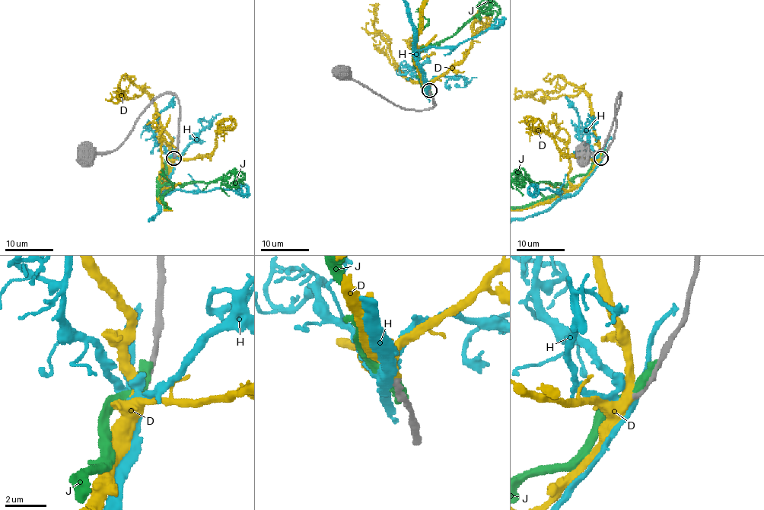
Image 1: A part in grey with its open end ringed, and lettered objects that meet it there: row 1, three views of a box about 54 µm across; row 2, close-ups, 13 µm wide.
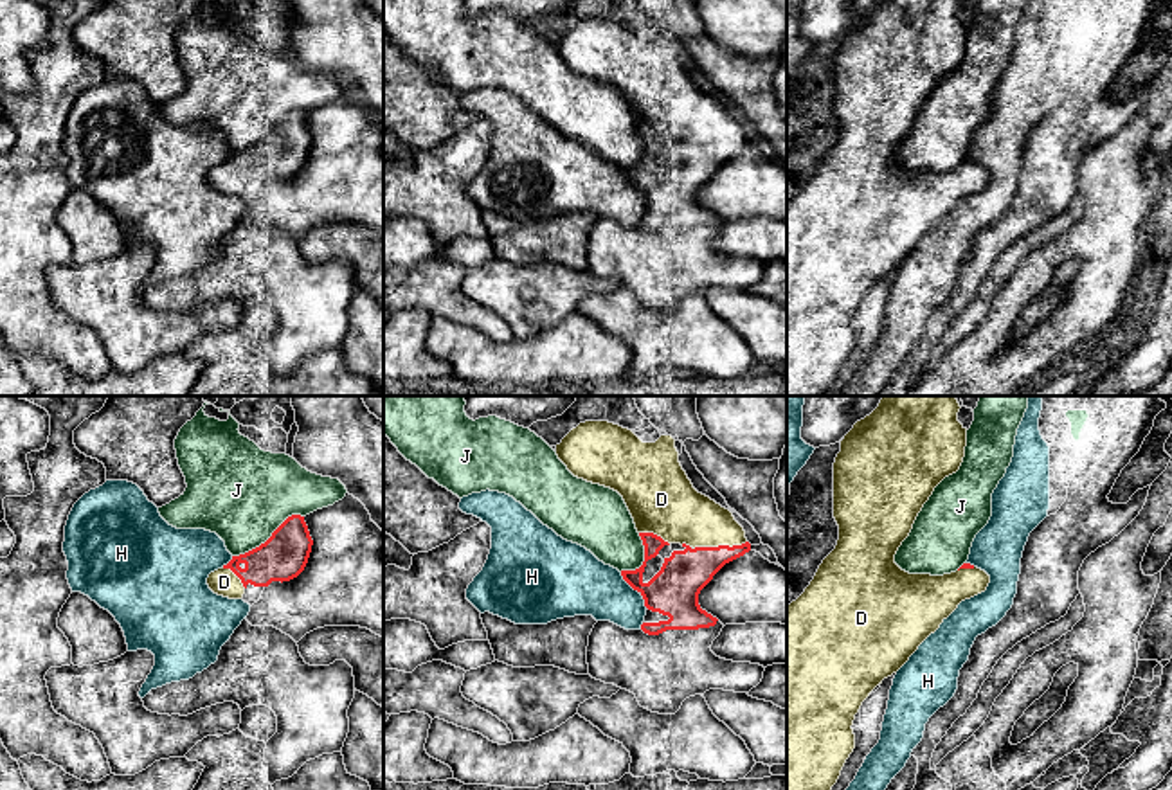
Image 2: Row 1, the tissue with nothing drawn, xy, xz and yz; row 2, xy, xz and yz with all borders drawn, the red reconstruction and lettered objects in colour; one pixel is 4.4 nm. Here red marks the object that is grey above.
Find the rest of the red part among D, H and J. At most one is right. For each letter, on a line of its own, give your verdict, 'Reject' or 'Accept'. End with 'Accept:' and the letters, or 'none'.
D: Accept
H: Reject
J: Reject
Accept: D

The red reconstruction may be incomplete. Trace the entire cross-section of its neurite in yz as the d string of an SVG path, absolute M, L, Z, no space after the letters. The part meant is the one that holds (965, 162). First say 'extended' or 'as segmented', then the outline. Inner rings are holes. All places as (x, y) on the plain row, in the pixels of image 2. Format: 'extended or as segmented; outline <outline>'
extended; outline M879 0L841 38L834 59L839 137L805 189L787 202L787 396L823 396L832 387L855 346L852 322L862 299L909 257L961 198L985 189L990 180L990 173L970 160L943 173L909 171L895 160L898 144L934 85L963 59L967 25L958 18L960 5L960 0Z

